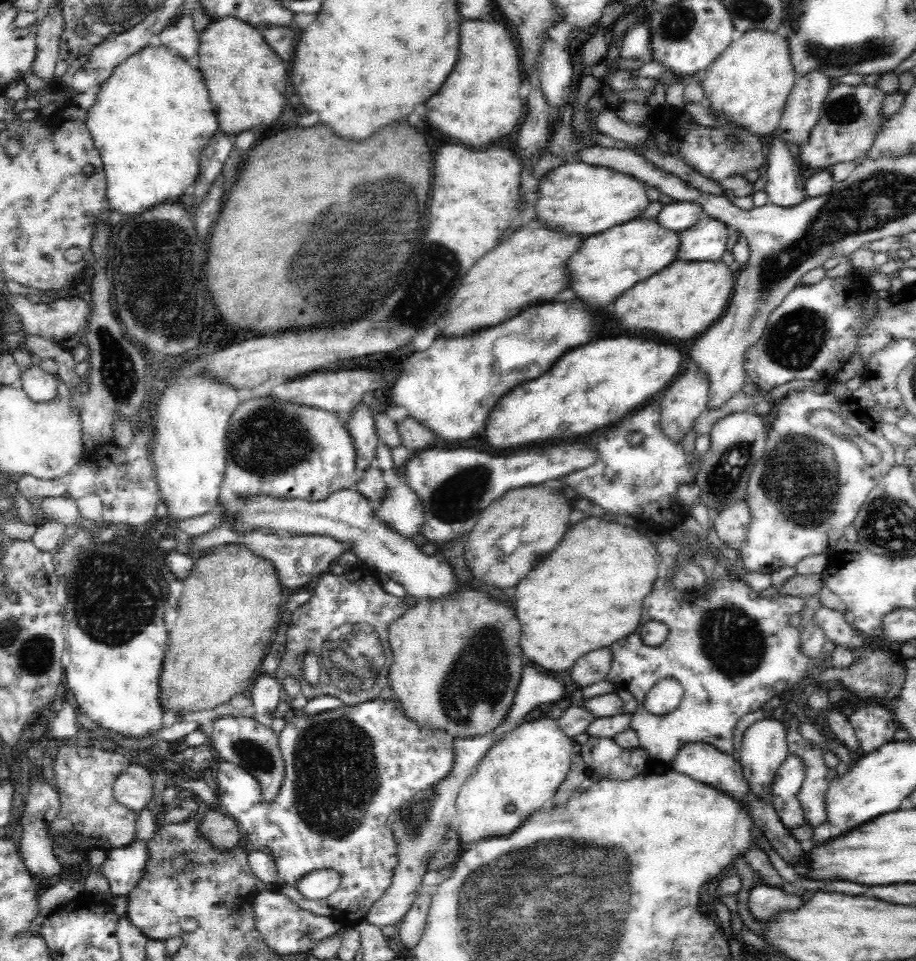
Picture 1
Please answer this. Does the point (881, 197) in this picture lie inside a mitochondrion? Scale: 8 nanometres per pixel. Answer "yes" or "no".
yes

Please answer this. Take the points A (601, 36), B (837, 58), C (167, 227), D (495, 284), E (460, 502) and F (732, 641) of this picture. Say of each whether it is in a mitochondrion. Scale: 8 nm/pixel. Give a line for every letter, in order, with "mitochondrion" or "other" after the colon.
A: other
B: mitochondrion
C: mitochondrion
D: other
E: mitochondrion
F: mitochondrion

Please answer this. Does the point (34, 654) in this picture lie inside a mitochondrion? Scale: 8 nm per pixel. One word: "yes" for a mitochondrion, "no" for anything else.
yes

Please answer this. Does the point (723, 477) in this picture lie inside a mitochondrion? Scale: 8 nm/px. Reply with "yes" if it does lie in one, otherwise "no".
yes

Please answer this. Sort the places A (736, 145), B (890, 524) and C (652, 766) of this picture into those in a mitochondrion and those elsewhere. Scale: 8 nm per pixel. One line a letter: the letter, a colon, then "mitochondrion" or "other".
A: mitochondrion
B: mitochondrion
C: other

